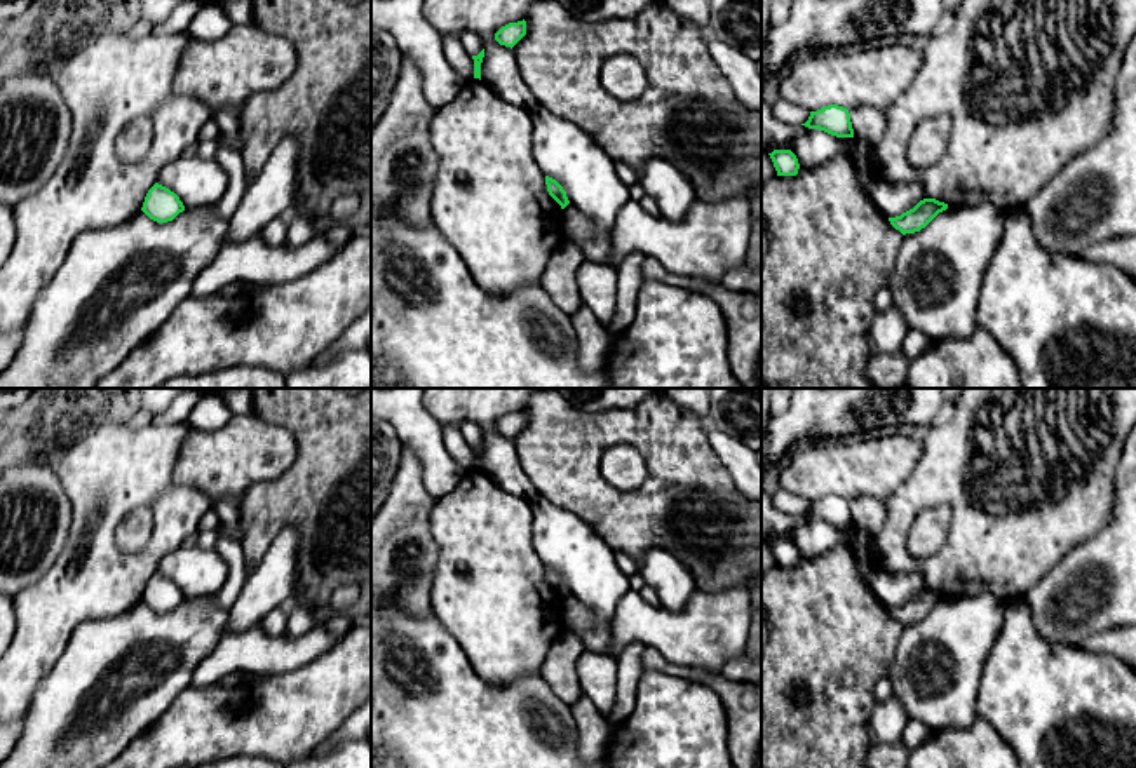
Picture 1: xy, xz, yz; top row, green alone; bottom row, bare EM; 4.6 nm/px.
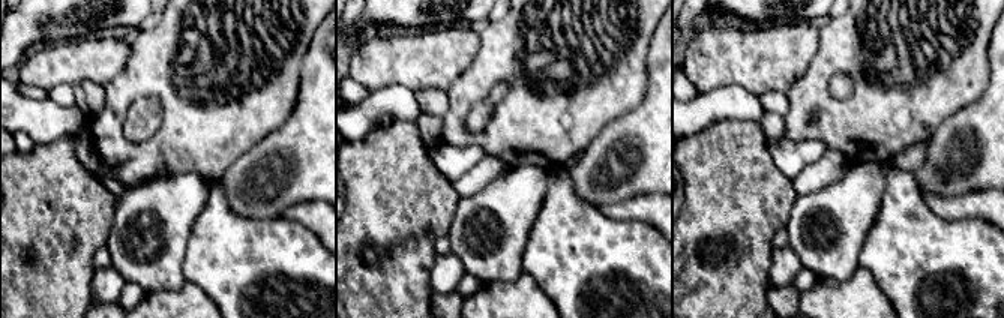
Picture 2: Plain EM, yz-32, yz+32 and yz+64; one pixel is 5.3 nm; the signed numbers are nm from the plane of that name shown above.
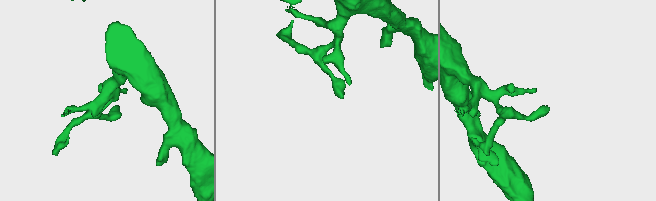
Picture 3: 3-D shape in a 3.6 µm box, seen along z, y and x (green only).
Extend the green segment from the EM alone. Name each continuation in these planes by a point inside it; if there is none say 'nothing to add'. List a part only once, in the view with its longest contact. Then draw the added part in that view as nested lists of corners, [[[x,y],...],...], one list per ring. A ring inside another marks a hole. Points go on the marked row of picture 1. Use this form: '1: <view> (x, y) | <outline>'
nothing to add

